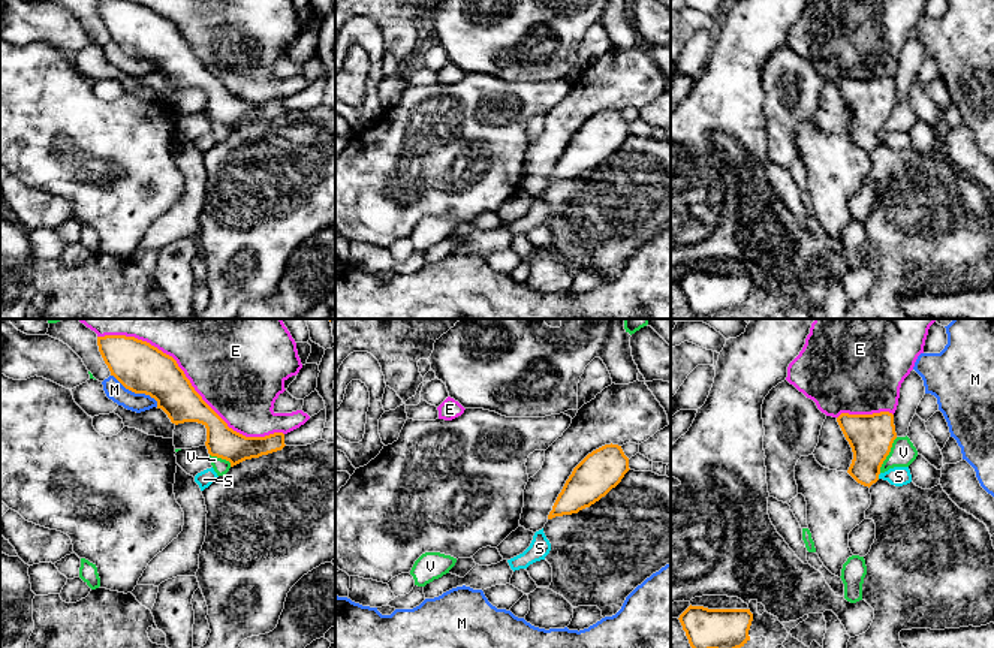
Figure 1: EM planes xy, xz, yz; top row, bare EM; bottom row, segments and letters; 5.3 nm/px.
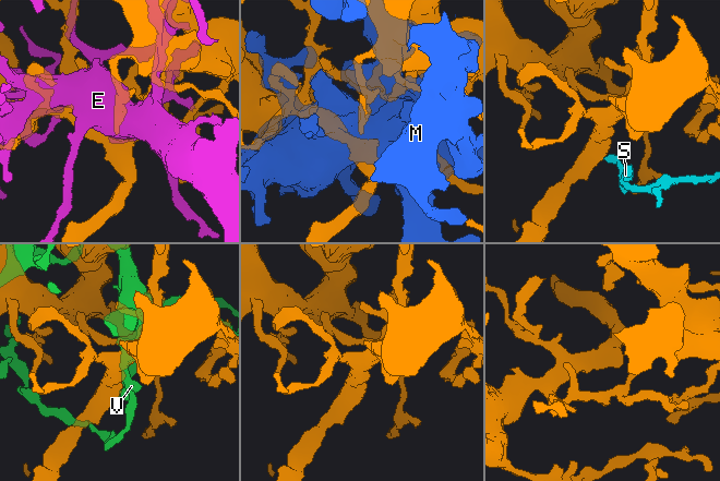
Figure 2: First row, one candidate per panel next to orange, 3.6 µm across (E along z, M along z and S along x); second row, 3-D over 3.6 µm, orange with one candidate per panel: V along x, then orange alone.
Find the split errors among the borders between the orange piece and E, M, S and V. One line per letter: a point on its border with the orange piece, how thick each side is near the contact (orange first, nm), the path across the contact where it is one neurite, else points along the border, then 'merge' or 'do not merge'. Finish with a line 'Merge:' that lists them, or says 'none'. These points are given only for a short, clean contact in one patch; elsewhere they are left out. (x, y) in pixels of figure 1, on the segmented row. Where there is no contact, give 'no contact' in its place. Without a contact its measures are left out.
E: contact xy (189, 382); calibres 260 and 480 nm; do not merge
M: contact xy (136, 392); calibres 280 and 100 nm; do not merge
S: contact yz (877, 476); calibres 240 and 110 nm; way yz (870, 436), (870, 469), (877, 476), (898, 476); merge
V: contact yz (888, 454); calibres 240 and 140 nm; do not merge
Merge: S

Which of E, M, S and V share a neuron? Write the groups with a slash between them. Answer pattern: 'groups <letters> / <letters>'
groups E / M / S / V

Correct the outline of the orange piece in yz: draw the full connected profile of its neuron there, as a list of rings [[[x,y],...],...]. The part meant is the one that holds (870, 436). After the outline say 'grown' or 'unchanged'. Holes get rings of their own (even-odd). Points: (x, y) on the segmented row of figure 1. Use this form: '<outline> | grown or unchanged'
[[[841,413],[837,418],[837,422],[853,452],[853,459],[847,473],[858,483],[870,488],[879,479],[888,480],[895,486],[912,482],[909,467],[894,467],[885,473],[880,471],[880,467],[897,438],[892,413]]] | grown

